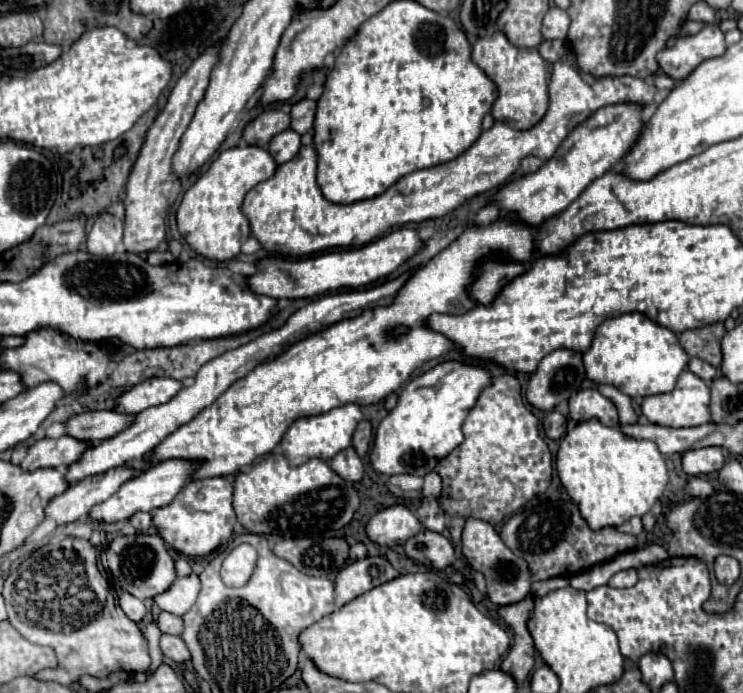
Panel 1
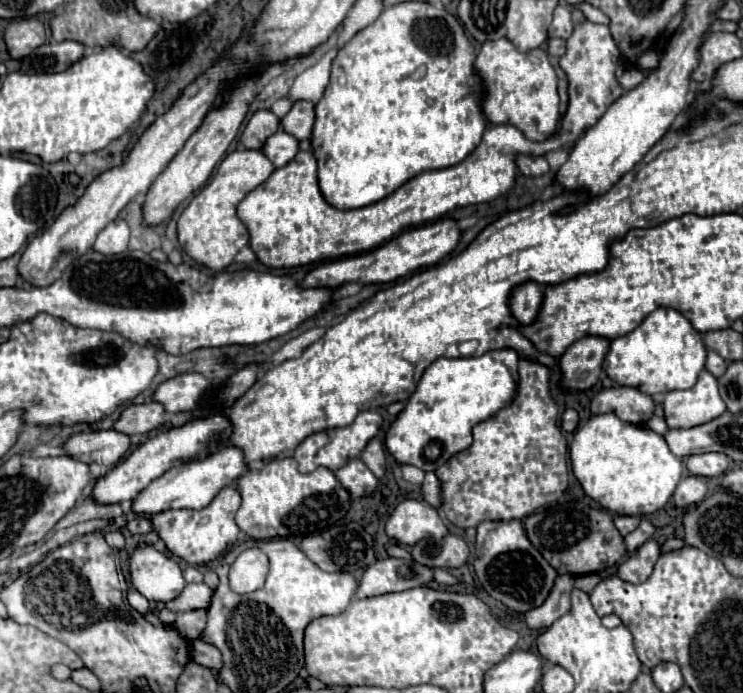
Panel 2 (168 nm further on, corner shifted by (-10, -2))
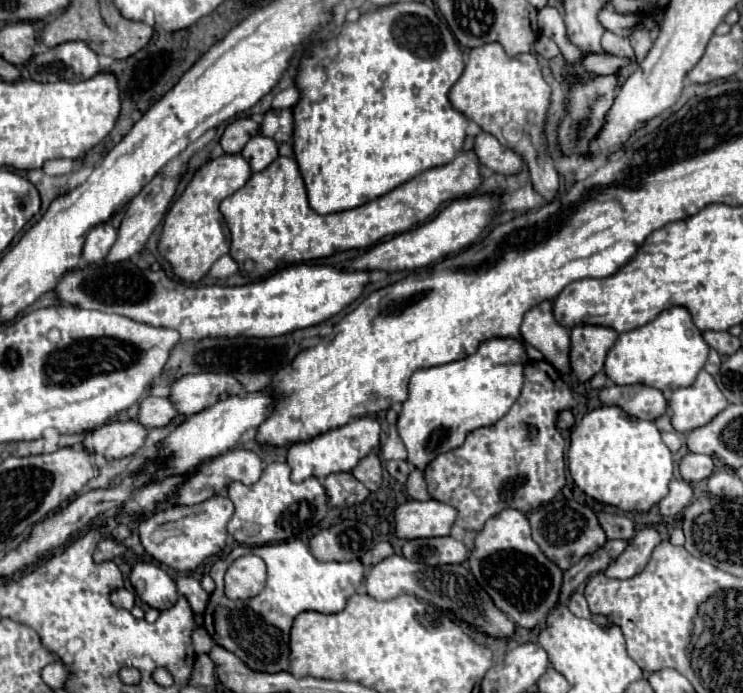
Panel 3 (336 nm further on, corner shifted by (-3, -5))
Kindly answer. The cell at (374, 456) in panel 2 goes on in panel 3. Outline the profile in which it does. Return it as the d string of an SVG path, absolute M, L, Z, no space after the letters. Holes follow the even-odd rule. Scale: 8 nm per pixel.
M367 456L363 458L355 470L353 470L353 476L363 482L367 486L369 492L377 492L379 486L381 486L381 478L383 478L383 468L381 468L381 462L377 456Z

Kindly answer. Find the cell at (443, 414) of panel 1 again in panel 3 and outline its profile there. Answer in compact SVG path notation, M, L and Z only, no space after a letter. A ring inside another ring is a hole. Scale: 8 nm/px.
M489 338L481 342L475 354L461 360L417 370L409 382L409 398L397 420L397 432L407 446L409 462L425 470L439 454L465 442L471 430L491 426L519 398L525 382L523 366L527 362L527 346L519 338Z

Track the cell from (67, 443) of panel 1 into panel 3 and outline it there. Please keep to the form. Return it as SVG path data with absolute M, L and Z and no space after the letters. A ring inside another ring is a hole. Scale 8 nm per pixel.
M125 420L125 422L109 422L93 432L87 432L83 446L89 452L103 454L107 460L131 456L135 450L139 450L147 438L149 428L139 424L137 420Z

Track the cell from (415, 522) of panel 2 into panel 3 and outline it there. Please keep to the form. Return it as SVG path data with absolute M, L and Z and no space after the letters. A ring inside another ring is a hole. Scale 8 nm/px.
M409 500L395 512L395 534L399 538L433 538L449 536L457 510L435 500Z

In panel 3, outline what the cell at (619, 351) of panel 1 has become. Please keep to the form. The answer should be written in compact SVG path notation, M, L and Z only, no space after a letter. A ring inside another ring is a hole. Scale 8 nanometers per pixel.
M673 306L663 310L653 322L619 334L607 354L605 374L615 384L645 384L669 392L669 388L691 386L703 368L707 354L709 346L703 340L701 330L693 324L689 310L685 306Z

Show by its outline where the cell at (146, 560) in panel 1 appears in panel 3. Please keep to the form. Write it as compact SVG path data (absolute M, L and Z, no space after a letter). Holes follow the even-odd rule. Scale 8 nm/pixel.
M137 562L131 570L129 580L141 602L149 604L155 610L167 610L177 602L175 582L155 564Z

